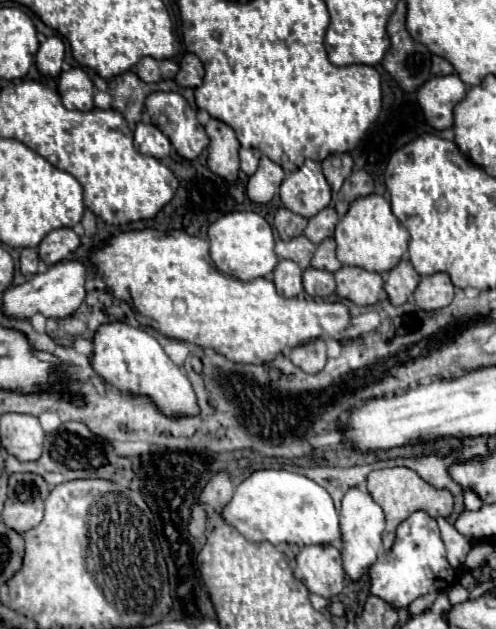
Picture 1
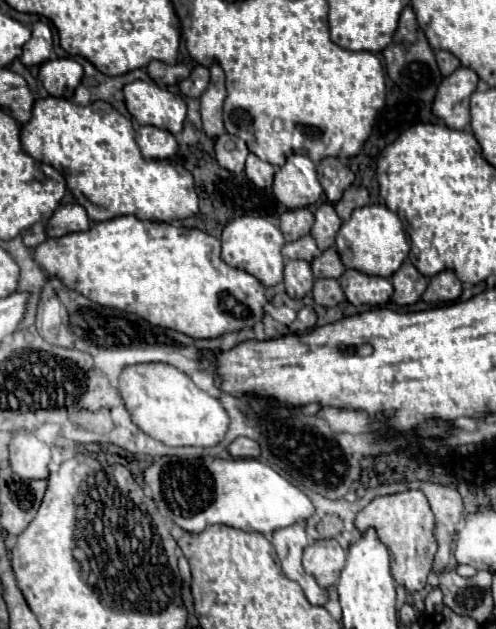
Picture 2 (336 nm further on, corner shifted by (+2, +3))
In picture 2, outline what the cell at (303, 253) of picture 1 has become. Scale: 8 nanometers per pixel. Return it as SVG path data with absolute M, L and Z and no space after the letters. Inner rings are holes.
M304 235L298 241L286 243L282 247L282 255L286 259L304 259L304 261L312 261L320 255L320 249L316 245L316 241L312 239L312 235Z

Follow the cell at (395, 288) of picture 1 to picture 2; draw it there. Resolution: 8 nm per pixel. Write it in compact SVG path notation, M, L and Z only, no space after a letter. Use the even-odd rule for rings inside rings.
M404 263L394 275L392 275L392 285L394 285L394 297L392 301L396 305L412 305L416 303L424 289L426 289L426 277L418 273L418 269L412 263Z

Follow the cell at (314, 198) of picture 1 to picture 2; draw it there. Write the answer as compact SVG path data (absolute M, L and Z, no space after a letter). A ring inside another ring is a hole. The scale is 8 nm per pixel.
M290 155L276 171L272 191L286 209L314 205L322 195L316 165L306 155Z

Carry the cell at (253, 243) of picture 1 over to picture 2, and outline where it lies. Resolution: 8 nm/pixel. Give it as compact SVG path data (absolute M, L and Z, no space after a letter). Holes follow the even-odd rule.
M244 215L234 218L222 231L222 261L230 267L242 269L254 275L262 285L272 287L282 281L282 245L284 237L278 227L274 227L269 220L261 215Z

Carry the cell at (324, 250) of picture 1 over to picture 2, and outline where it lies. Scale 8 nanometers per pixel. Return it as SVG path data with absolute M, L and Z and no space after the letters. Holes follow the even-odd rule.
M332 247L322 251L322 255L312 261L314 277L334 277L334 279L338 279L344 273L344 269L346 267L342 265L336 249L332 249Z

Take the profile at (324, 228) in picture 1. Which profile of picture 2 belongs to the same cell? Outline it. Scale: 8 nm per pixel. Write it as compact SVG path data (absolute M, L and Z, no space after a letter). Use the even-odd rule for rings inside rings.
M324 203L316 211L316 221L310 231L310 235L316 239L316 245L324 251L328 247L334 247L334 235L340 229L340 217L334 211L332 203Z

